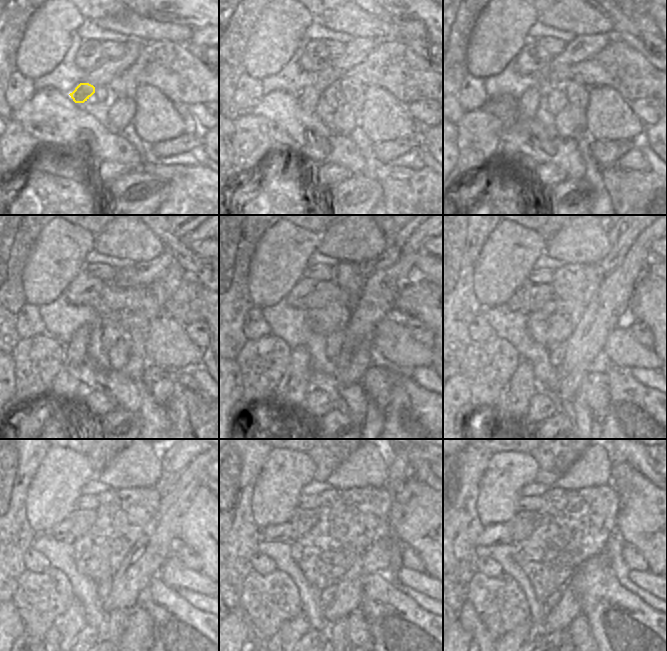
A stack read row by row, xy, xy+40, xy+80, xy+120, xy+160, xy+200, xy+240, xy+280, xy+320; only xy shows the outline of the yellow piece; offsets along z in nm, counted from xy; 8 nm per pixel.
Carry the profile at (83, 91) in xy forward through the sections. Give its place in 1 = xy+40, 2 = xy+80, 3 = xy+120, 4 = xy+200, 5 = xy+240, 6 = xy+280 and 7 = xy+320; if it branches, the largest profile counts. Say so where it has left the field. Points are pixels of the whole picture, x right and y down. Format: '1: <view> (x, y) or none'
1: xy+40 (308, 99)
2: xy+80 (528, 104)
3: xy+120 (64, 389)
4: xy+200 (513, 402)
5: xy+240 (58, 641)
6: xy+280 (284, 641)
7: xy+320 (511, 642)

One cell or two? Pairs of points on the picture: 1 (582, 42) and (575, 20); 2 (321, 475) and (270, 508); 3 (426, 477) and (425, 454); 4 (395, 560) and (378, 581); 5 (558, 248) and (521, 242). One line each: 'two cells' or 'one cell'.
1: two cells
2: two cells
3: one cell
4: two cells
5: two cells

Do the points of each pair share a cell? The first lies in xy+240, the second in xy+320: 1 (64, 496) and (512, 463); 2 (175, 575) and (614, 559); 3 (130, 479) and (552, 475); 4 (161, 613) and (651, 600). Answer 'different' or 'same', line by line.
1: same
2: different
3: different
4: different

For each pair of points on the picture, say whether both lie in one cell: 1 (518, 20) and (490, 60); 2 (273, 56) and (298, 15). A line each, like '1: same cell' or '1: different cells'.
1: same cell
2: same cell

